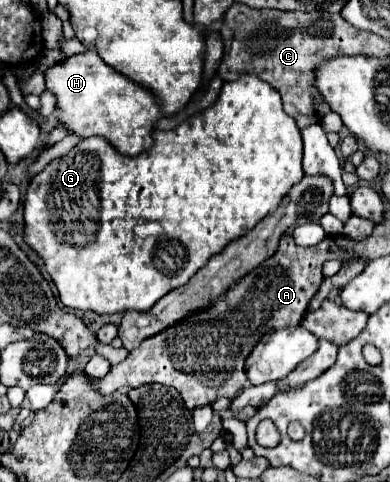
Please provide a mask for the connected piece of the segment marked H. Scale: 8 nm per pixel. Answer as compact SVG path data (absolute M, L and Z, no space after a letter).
M95 50L69 56L65 62L51 66L45 72L45 86L57 100L57 124L67 132L79 138L101 136L123 156L137 156L151 148L151 132L153 124L161 118L161 106L147 88L123 78Z

